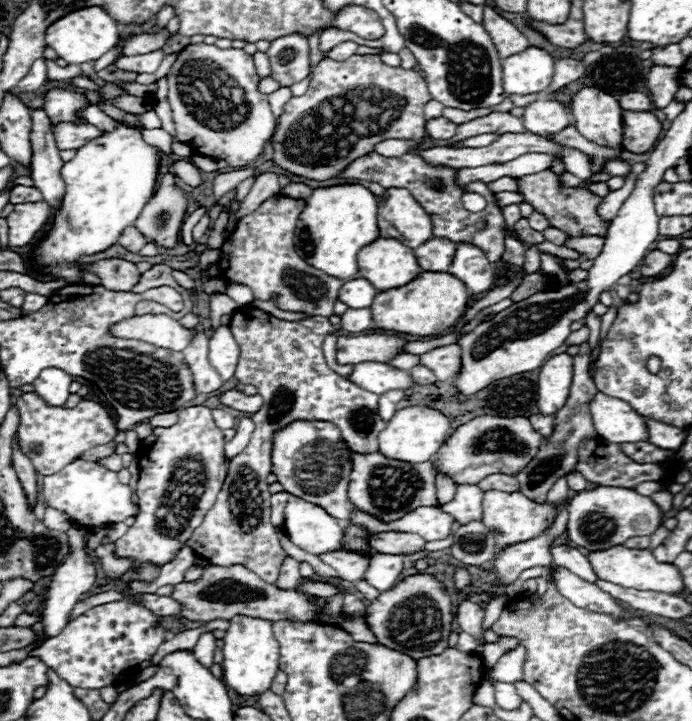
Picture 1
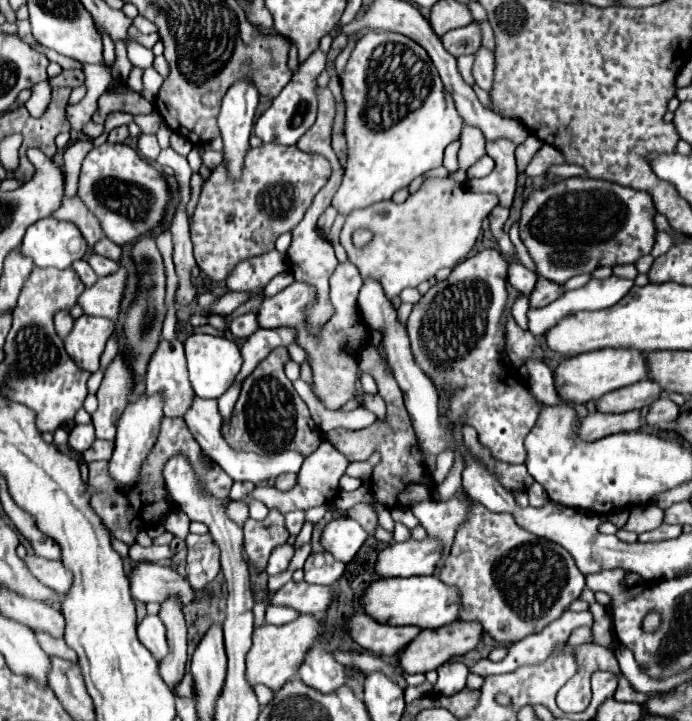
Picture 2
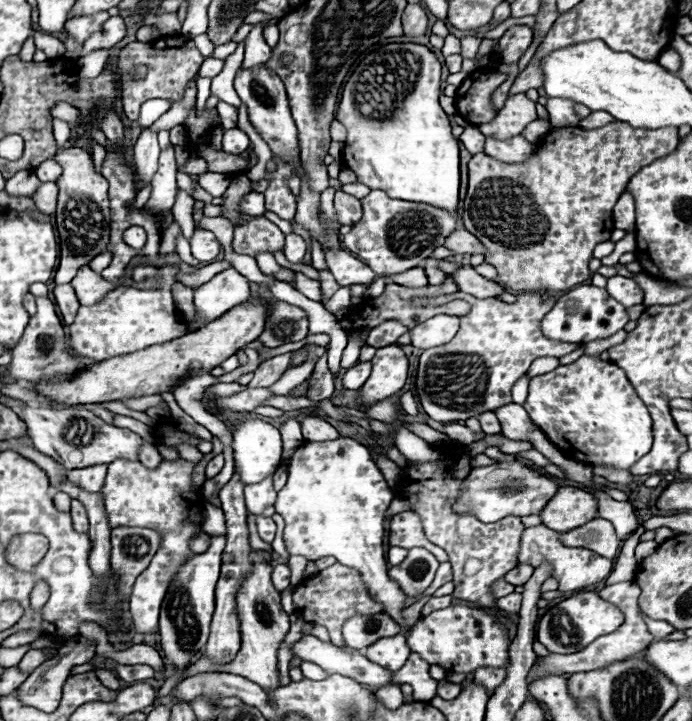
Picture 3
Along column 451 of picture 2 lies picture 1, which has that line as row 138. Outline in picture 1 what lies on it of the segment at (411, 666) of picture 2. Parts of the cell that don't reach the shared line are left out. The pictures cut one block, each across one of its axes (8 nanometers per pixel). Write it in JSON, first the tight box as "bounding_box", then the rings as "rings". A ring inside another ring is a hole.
{"bounding_box":[622,112,662,154],"rings":[[[622,112],[622,128],[624,150],[644,154],[658,142],[662,122],[652,112]]]}

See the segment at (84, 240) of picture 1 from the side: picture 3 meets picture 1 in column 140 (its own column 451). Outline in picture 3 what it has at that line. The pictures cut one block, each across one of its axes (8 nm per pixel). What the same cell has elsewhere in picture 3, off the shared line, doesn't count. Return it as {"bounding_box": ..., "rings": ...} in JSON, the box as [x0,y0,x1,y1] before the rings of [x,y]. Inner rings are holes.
{"bounding_box":[336,42,460,210],"rings":[[[392,42],[384,44],[378,50],[366,54],[360,64],[354,68],[352,76],[344,84],[342,98],[338,104],[336,120],[342,122],[348,130],[346,148],[342,154],[344,166],[356,172],[358,182],[366,184],[370,190],[384,190],[390,198],[408,200],[408,202],[426,202],[440,208],[456,210],[458,206],[458,188],[460,188],[460,148],[450,132],[450,120],[438,104],[440,98],[440,62],[432,50],[414,42]],[[358,86],[364,86],[364,92],[372,92],[374,100],[378,96],[376,118],[366,116],[358,108],[356,92]]]}

